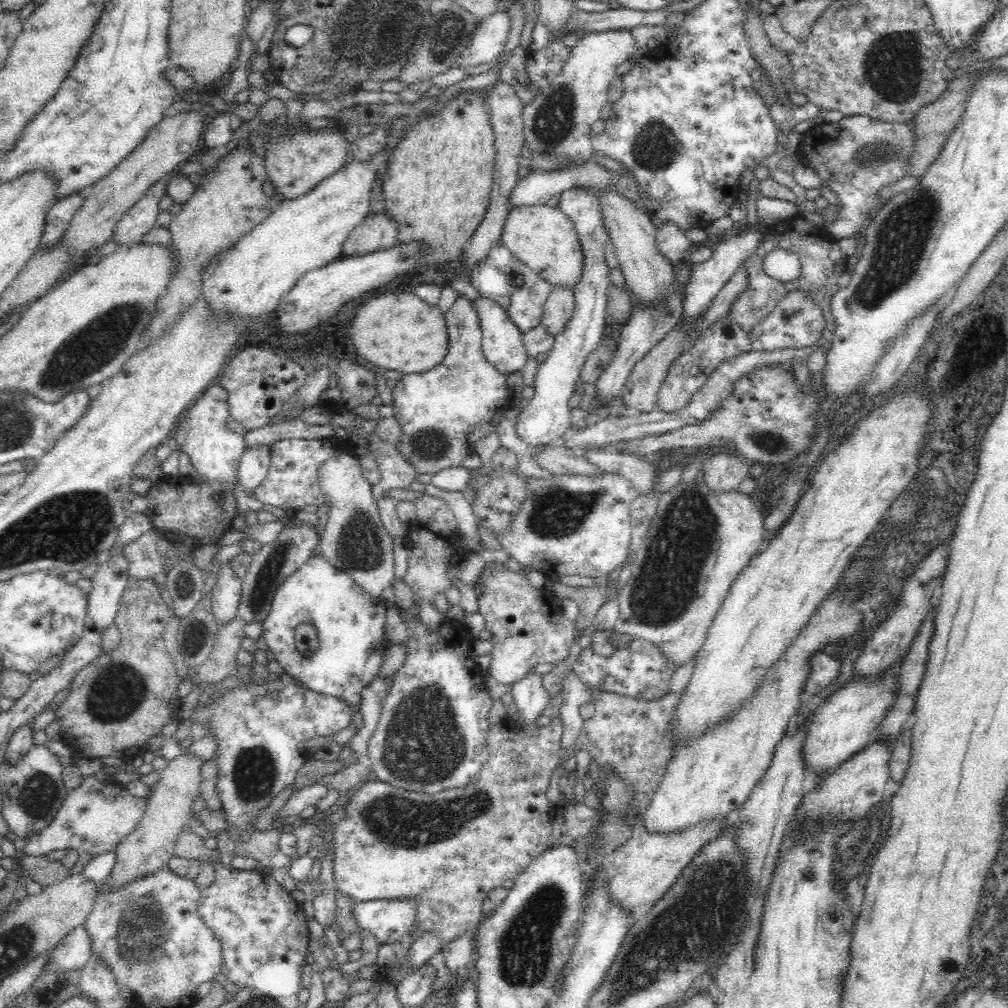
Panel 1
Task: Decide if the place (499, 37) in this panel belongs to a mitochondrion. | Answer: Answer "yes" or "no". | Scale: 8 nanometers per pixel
no

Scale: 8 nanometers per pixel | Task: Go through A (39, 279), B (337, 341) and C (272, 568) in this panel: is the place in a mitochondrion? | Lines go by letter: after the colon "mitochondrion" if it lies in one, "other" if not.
A: other
B: other
C: mitochondrion

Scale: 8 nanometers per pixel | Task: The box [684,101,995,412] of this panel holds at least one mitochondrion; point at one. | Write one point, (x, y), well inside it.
(903, 237)

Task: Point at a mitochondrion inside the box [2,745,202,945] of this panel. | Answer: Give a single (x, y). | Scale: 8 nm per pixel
(38, 794)

